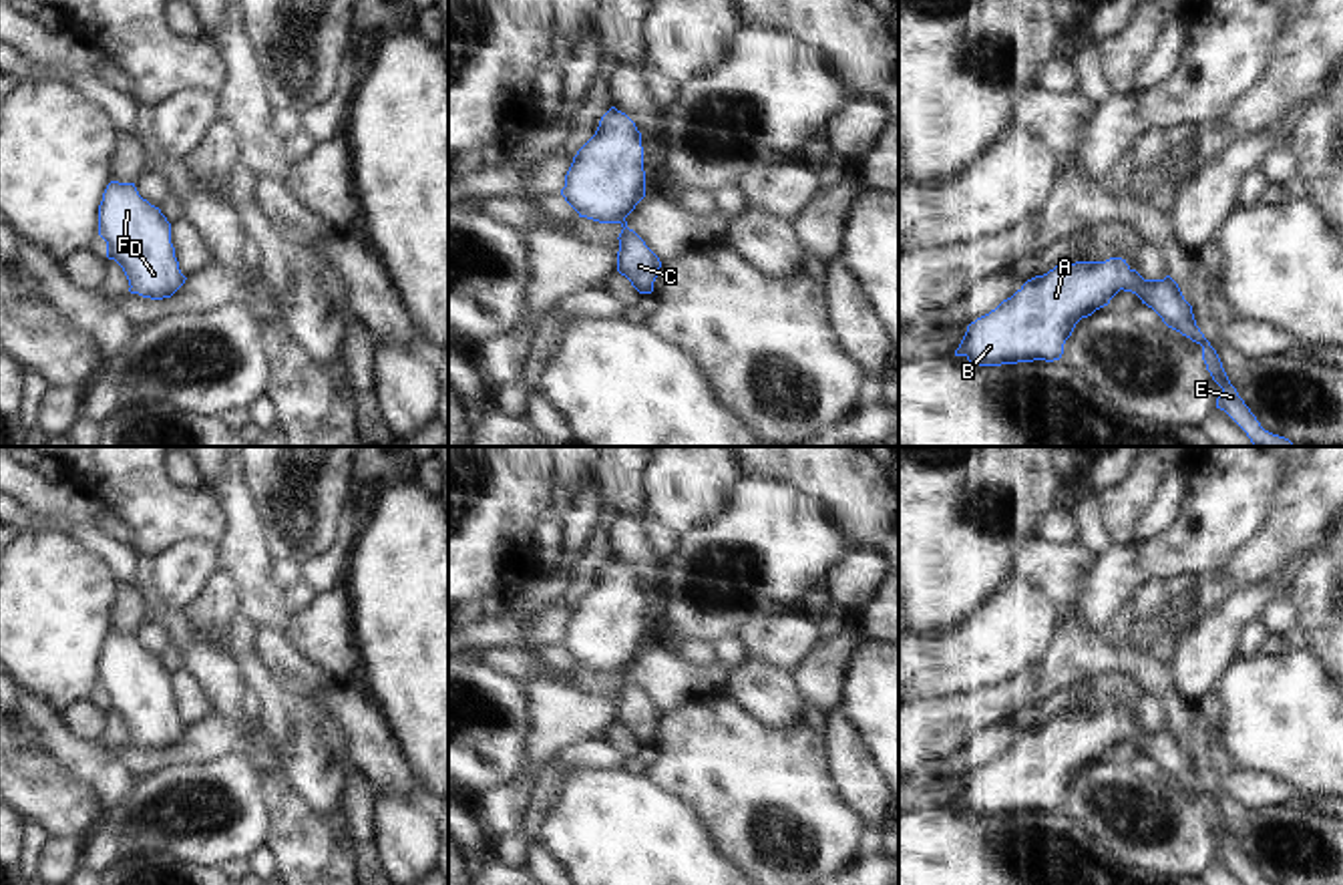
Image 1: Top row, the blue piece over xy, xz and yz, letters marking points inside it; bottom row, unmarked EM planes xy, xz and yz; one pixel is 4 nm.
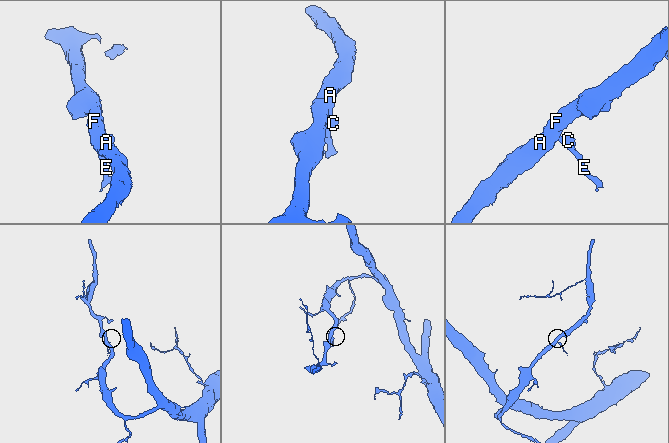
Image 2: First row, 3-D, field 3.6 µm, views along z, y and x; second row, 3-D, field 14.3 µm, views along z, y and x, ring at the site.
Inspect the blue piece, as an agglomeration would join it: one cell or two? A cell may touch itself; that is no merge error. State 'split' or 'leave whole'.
leave whole

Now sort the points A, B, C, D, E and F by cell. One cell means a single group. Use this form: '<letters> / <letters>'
A B C D E F

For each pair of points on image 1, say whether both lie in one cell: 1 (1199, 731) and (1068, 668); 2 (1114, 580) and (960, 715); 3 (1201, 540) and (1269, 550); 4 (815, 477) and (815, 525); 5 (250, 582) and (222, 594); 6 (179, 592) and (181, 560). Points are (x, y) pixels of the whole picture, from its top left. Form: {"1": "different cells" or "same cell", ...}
{"1": "same cell", "2": "different cells", "3": "different cells", "4": "different cells", "5": "different cells", "6": "same cell"}

